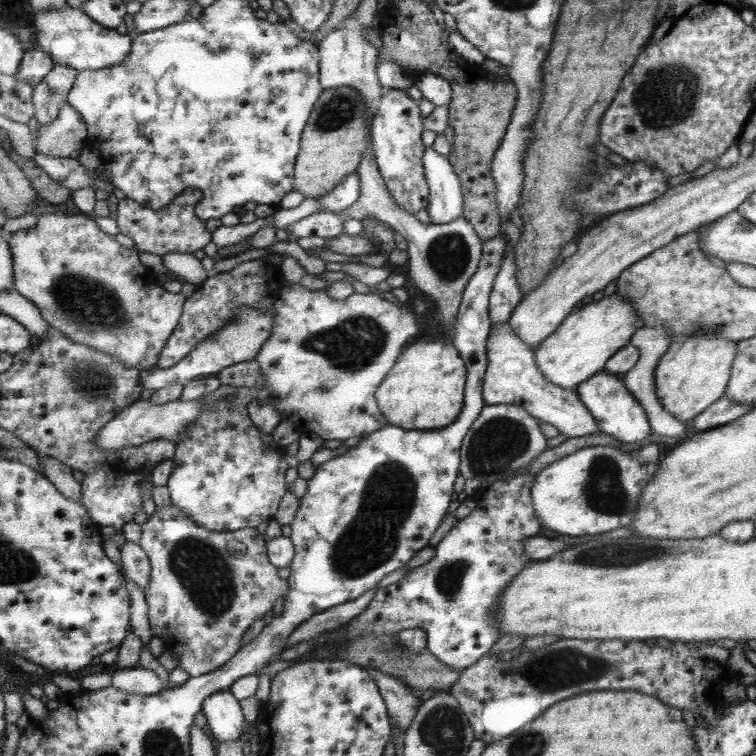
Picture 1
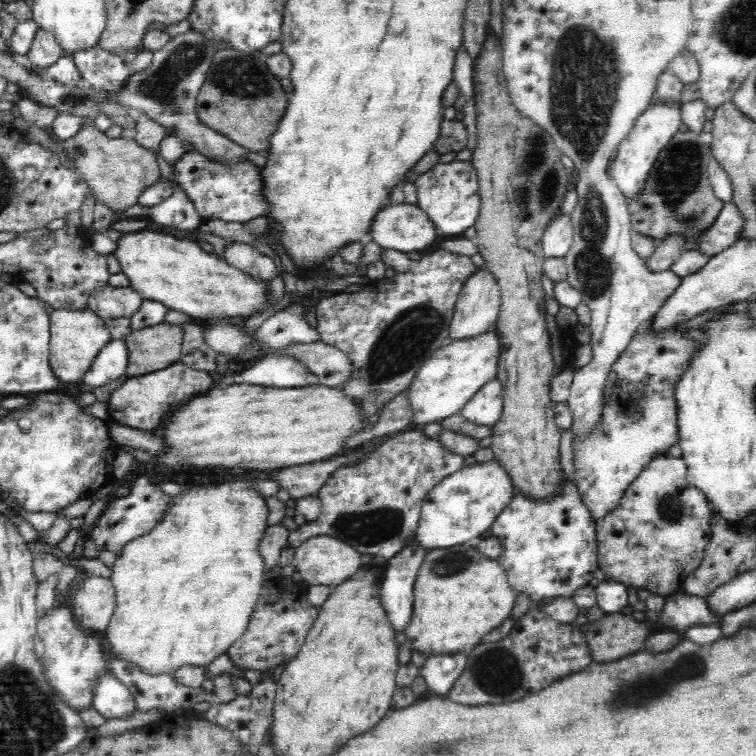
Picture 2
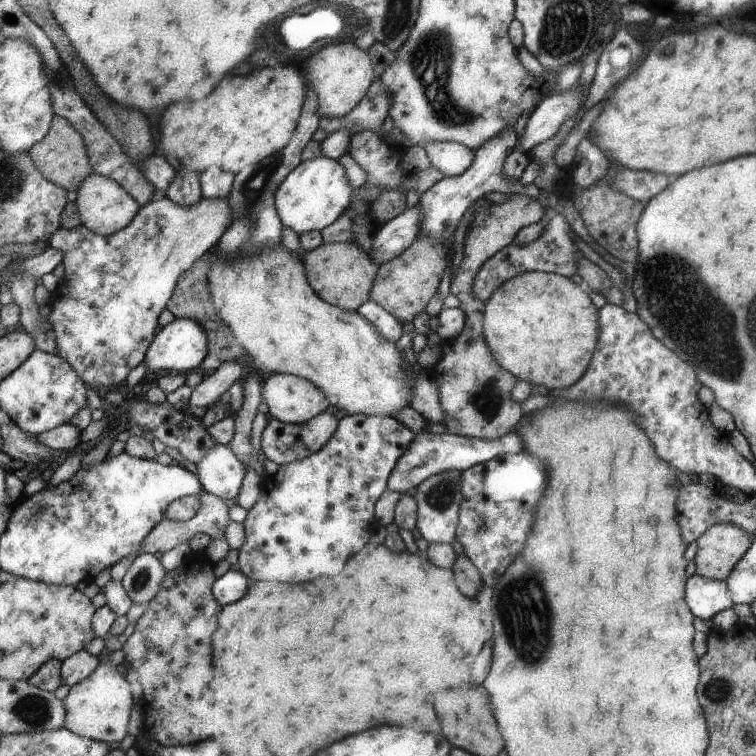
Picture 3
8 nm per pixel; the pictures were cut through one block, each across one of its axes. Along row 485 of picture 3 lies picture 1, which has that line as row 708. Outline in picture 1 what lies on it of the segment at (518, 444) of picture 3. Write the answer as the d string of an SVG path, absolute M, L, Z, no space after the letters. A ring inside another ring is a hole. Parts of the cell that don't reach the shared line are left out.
M376 670L371 678L382 696L389 720L401 733L405 733L420 706L418 691L407 688L395 678L381 673L380 670Z

